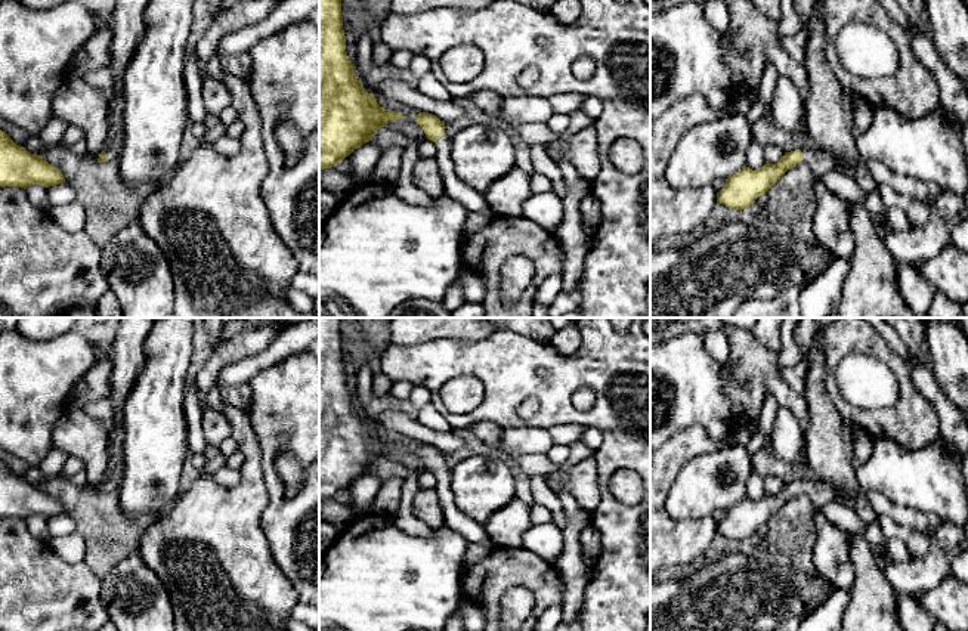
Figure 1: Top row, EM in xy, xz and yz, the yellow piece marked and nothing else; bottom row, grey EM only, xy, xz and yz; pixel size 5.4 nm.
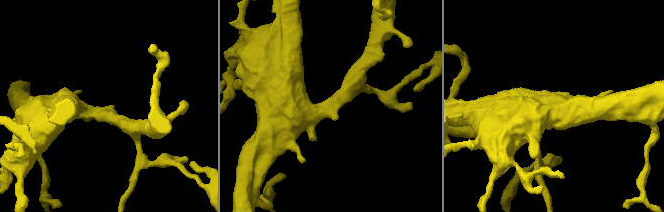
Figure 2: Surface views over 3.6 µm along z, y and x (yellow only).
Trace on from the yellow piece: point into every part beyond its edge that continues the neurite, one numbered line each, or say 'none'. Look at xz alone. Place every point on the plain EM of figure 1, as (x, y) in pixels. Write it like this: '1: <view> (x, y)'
1: xz (455, 520)

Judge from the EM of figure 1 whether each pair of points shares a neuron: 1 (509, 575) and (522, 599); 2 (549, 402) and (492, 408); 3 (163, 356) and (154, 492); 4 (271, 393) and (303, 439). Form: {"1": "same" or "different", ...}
{"1": "different", "2": "same", "3": "same", "4": "same"}

